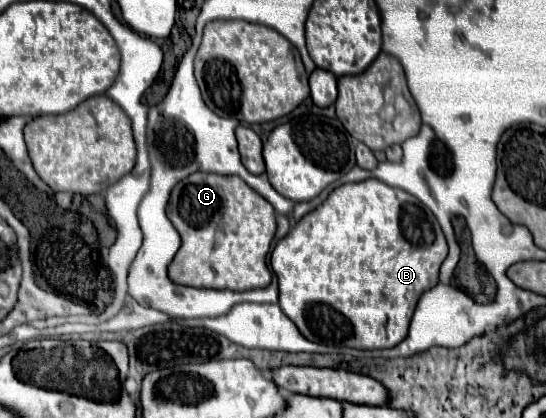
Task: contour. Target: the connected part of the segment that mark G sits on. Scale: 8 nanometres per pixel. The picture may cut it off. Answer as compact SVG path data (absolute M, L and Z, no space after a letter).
M193 173L181 183L175 185L167 217L173 227L179 231L183 245L177 251L173 263L169 265L169 277L173 283L189 287L207 287L207 289L231 289L231 291L249 291L257 287L267 287L273 279L267 267L267 253L277 231L275 209L265 201L257 191L253 191L241 177L235 175L215 175L215 173Z

